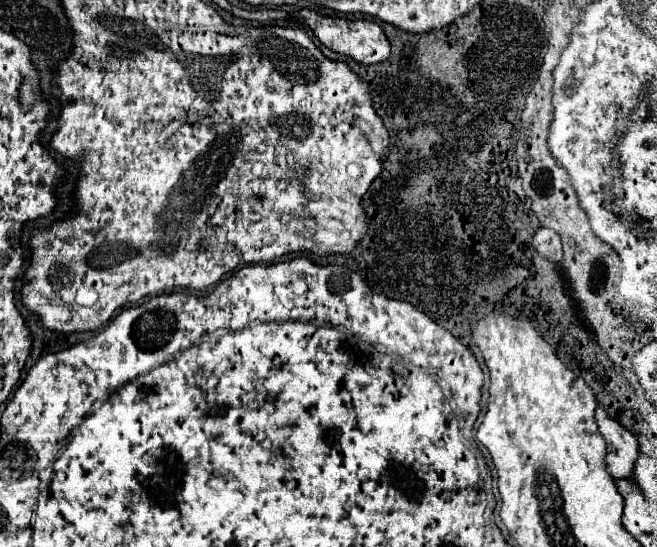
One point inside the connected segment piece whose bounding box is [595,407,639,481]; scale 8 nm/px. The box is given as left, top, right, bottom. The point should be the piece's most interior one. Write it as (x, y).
(622, 447)

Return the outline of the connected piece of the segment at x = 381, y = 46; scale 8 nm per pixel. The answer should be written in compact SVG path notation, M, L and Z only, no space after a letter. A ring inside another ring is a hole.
M305 9L305 23L313 29L313 33L319 37L319 41L323 45L327 45L329 49L333 49L341 55L353 57L359 63L371 65L371 63L381 63L389 57L389 51L391 51L389 39L385 37L381 25L371 21L371 19L353 19L353 21L349 21L349 19L341 19L341 17L329 17L329 15L317 13L313 9Z

